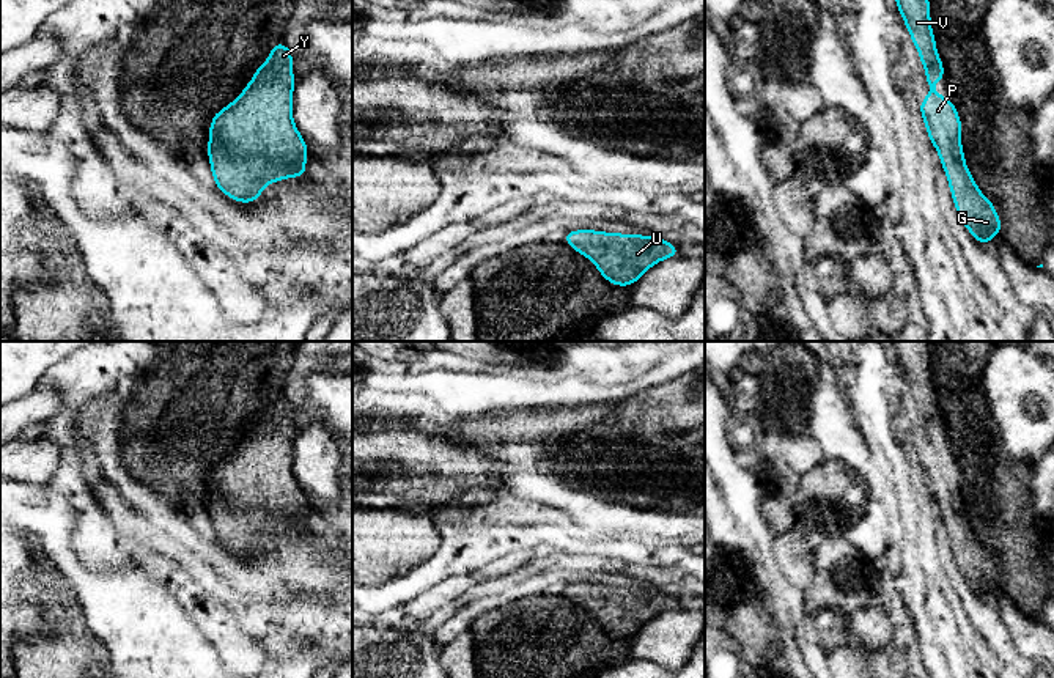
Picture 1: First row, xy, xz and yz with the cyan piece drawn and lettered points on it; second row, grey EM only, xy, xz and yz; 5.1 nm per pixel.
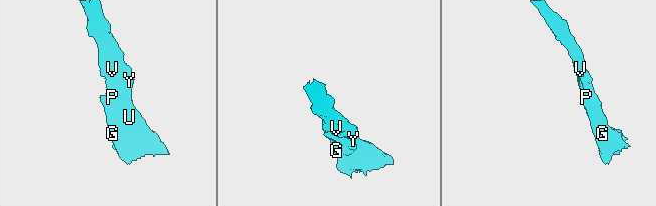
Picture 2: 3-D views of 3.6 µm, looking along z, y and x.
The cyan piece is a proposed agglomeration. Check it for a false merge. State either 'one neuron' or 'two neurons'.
one neuron

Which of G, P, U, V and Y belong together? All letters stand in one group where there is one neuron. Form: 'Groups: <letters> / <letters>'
Groups: G P U V Y

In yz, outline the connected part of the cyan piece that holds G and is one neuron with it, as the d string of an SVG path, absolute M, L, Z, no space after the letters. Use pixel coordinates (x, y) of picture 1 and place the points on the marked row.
M895 0L895 5L925 68L928 94L919 102L919 110L947 175L956 214L972 238L988 247L1002 233L1002 223L993 201L980 192L966 167L960 113L950 98L934 91L934 83L945 77L945 71L931 28L930 0Z

